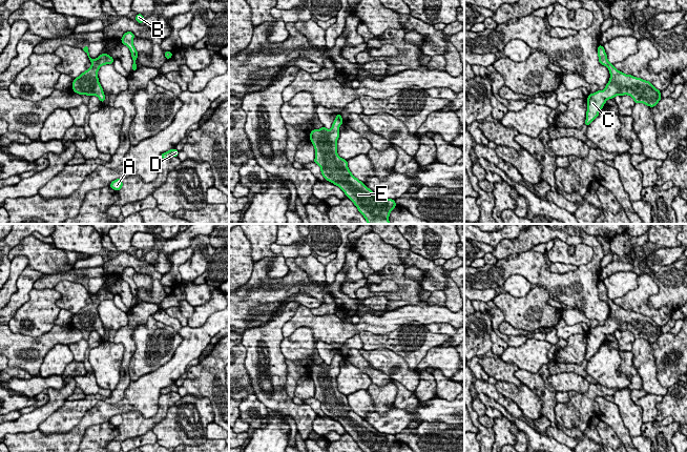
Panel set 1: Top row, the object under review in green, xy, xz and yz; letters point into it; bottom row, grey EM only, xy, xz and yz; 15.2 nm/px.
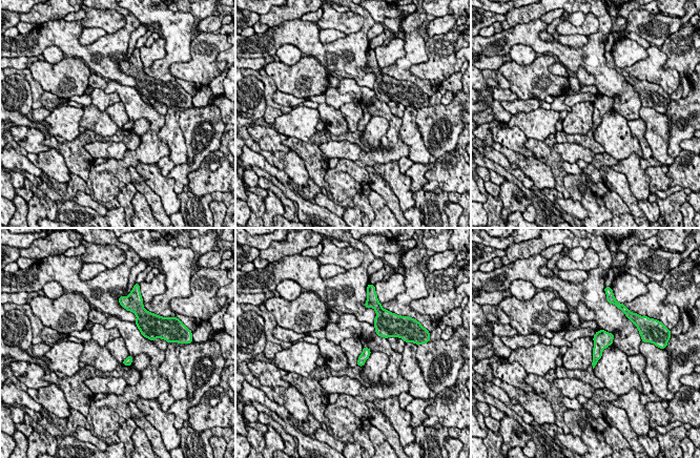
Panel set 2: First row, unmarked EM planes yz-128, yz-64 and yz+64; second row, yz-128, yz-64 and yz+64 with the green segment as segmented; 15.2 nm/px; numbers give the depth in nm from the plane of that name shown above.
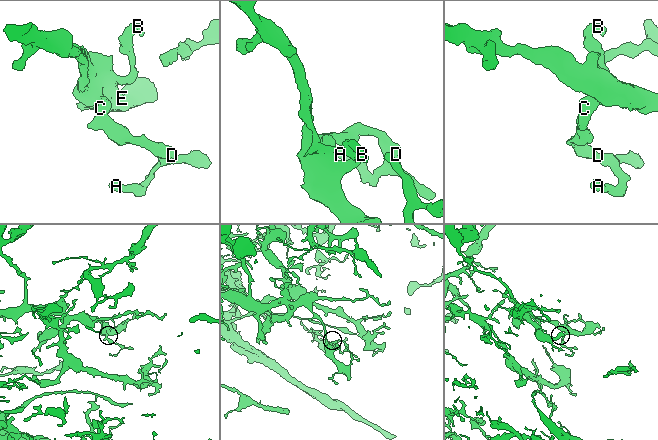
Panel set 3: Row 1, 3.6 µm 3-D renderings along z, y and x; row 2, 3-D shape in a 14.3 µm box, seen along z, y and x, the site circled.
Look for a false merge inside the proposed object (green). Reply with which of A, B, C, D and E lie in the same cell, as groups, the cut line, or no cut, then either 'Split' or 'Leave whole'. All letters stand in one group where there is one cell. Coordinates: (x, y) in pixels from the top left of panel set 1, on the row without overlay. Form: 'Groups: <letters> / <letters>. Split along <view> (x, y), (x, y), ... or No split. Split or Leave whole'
Groups: A B C D E. No split. Leave whole

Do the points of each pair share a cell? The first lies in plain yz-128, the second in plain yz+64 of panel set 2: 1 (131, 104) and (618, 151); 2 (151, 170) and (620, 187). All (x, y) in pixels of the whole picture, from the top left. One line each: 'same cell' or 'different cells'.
1: different cells
2: different cells

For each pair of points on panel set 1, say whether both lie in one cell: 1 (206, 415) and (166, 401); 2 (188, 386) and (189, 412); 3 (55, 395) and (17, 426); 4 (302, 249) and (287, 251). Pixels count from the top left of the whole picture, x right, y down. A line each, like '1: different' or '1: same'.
1: different
2: different
3: same
4: same

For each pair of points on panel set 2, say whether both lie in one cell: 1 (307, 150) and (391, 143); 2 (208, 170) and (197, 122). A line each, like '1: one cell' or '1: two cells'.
1: two cells
2: two cells

